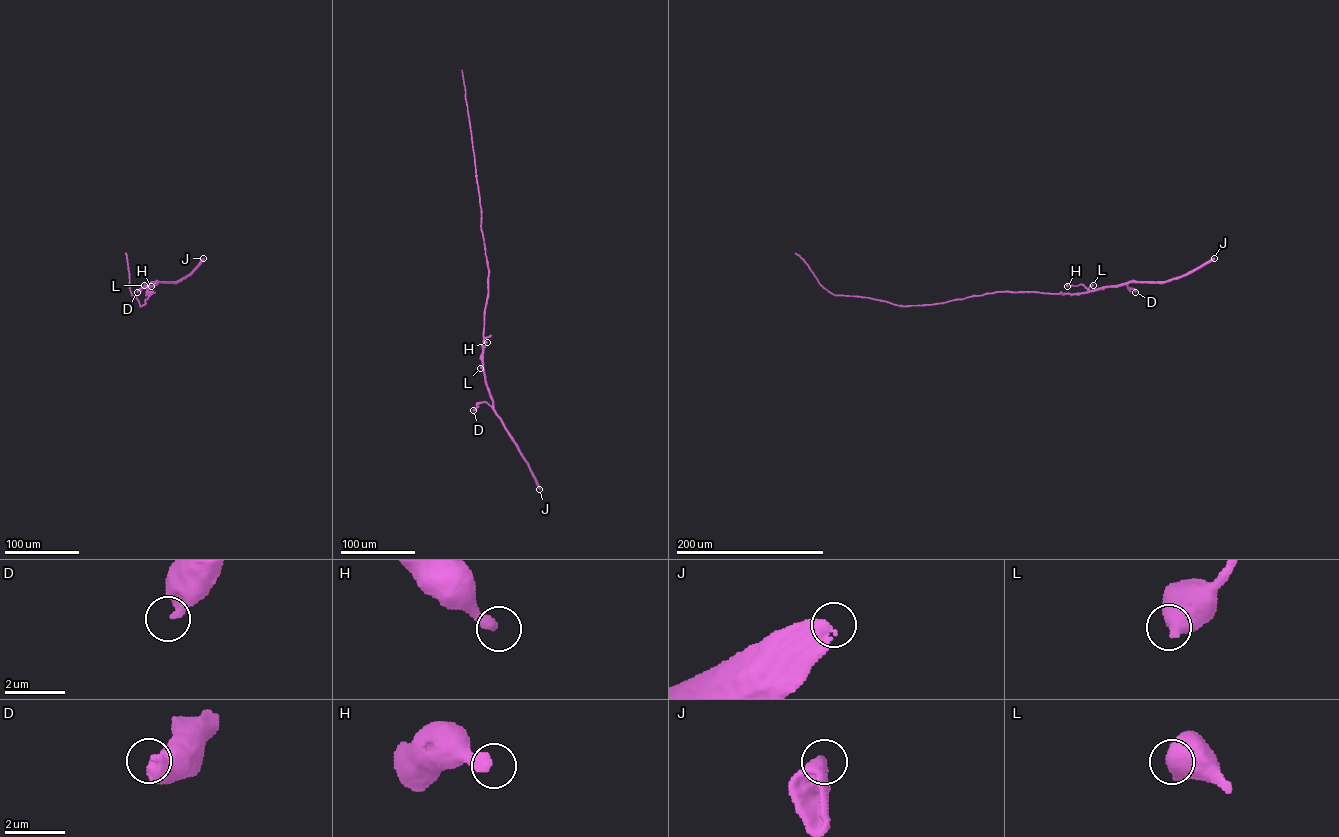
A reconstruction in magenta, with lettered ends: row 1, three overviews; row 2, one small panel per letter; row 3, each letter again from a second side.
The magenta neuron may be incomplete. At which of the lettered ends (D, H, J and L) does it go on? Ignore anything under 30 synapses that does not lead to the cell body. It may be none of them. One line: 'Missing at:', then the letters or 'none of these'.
Missing at: none of these

